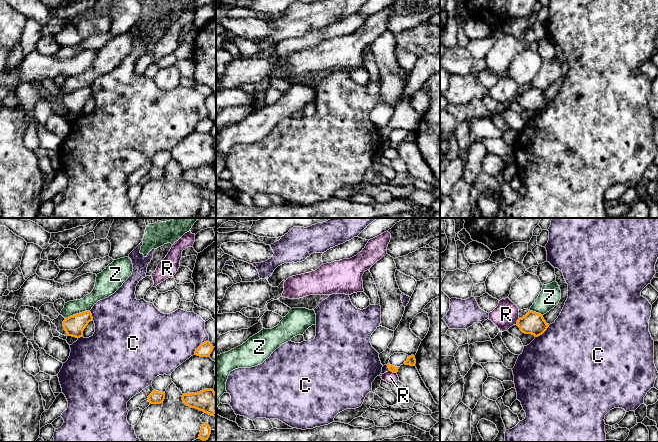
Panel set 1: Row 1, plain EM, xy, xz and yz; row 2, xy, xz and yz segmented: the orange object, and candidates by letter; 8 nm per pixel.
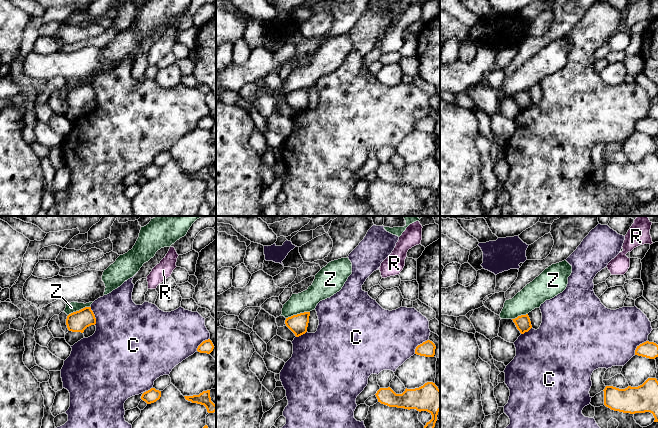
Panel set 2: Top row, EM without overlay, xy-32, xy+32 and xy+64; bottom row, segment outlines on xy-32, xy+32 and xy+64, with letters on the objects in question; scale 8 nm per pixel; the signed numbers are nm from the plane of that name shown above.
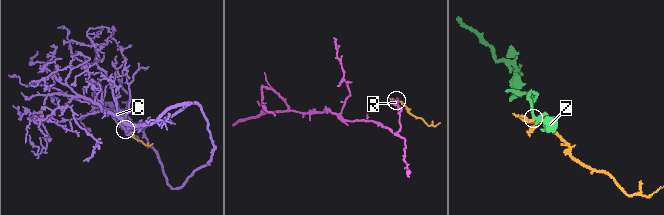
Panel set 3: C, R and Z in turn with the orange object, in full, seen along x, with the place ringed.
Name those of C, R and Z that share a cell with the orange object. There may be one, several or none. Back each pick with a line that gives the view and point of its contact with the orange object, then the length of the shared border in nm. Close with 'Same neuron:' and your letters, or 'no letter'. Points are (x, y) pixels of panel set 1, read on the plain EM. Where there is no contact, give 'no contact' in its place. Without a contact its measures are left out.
Same neuron: no letter

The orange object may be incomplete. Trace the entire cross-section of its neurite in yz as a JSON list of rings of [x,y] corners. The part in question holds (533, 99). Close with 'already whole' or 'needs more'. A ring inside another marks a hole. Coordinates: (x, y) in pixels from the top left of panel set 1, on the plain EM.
[[[530,86],[525,92],[518,95],[516,101],[523,109],[532,110],[535,113],[542,111],[549,103],[543,91]]]; already whole

